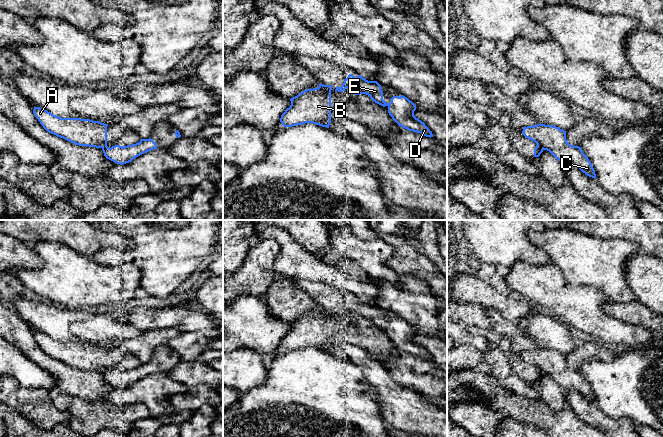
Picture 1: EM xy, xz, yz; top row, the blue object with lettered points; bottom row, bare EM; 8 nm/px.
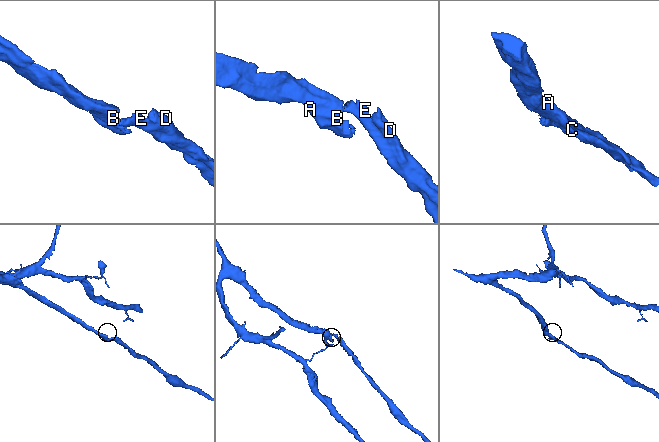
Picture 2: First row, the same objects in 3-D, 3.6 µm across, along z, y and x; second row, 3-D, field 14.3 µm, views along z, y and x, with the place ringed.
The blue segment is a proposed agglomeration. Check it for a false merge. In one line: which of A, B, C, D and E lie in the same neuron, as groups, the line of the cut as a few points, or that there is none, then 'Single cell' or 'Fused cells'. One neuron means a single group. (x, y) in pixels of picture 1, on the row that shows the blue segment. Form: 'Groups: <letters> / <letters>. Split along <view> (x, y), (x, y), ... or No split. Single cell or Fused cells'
Groups: A B C / D E. Split along yz (537, 144), (544, 149). Fused cells

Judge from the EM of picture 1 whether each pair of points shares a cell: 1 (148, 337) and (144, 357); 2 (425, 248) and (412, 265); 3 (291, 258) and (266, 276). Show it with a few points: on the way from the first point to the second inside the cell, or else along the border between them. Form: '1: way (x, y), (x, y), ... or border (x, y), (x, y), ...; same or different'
1: way (147, 342), (144, 345), (144, 352); same
2: border (406, 242), (424, 254), (436, 266); different
3: border (280, 247), (273, 266), (274, 271); different

